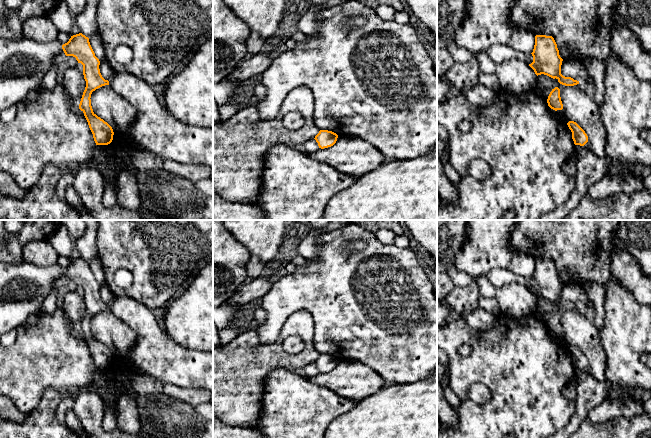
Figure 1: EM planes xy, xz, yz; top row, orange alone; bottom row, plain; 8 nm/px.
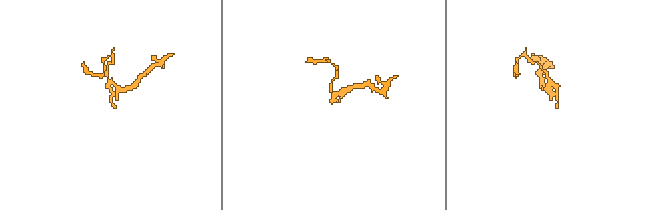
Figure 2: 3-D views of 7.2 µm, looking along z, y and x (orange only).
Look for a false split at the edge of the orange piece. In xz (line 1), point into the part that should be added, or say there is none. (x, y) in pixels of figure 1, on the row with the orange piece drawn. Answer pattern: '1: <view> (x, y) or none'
1: none

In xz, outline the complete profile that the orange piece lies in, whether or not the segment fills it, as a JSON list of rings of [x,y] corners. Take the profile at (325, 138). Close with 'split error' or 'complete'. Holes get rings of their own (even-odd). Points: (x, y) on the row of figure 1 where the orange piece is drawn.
[[[320,130],[315,136],[319,148],[324,149],[333,146],[337,141],[338,135],[332,131]]]; complete

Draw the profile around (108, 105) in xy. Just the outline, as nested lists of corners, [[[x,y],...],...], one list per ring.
[[[105,85],[93,91],[90,99],[94,114],[107,122],[115,135],[128,133],[136,118],[136,110],[125,98]]]

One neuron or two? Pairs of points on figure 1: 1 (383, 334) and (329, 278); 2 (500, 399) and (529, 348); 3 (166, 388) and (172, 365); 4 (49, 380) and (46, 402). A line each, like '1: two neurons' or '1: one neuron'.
1: one neuron
2: one neuron
3: two neurons
4: two neurons

